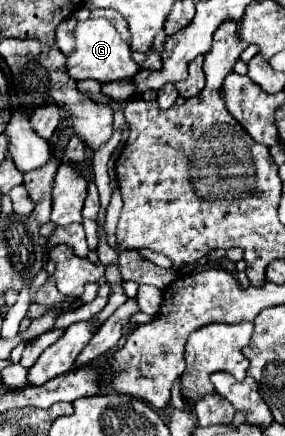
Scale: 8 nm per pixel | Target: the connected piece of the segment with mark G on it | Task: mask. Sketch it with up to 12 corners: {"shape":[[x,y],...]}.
{"shape":[[108,19],[74,27],[66,71],[100,83],[138,73]]}

